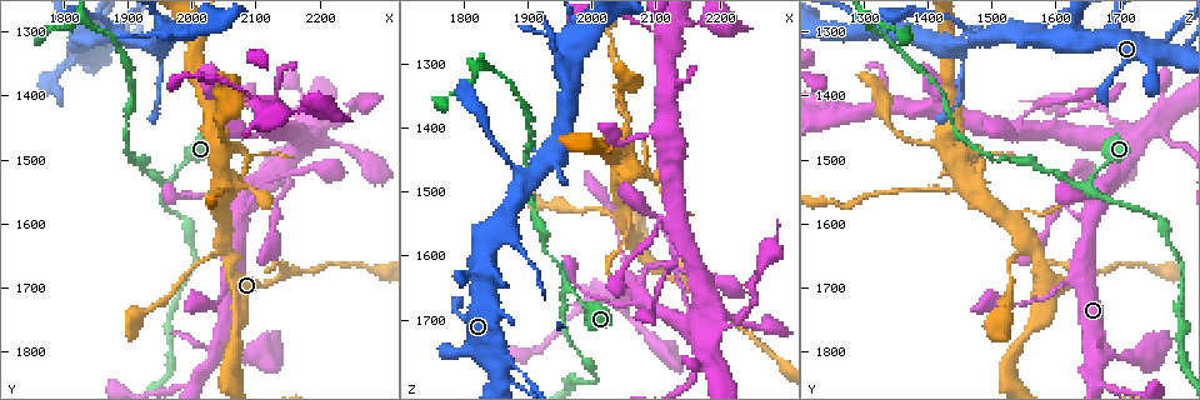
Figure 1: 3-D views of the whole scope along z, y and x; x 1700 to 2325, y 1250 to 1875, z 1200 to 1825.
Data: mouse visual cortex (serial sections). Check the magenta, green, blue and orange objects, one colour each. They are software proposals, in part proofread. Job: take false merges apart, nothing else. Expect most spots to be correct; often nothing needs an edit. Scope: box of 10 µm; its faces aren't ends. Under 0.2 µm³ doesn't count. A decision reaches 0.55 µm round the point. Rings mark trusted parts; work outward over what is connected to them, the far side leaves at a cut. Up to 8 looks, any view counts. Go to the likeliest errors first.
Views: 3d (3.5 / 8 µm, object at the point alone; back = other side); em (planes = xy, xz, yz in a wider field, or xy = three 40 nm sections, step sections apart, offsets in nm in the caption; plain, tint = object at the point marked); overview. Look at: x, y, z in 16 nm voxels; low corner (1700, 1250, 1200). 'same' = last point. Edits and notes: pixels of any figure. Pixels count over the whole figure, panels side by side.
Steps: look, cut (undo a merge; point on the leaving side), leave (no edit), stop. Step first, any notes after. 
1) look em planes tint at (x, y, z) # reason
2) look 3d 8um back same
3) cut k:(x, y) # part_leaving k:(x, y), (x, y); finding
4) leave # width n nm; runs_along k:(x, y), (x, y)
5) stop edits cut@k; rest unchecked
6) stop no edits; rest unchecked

look 3d 8um at (1965, 1540, 1645) # branch point

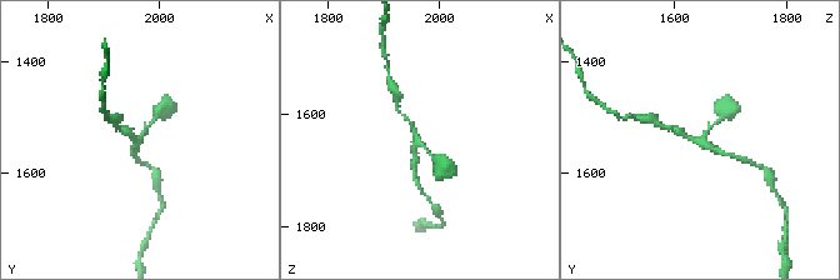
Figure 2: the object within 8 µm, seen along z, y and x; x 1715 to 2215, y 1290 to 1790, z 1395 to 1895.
look 3d 3.5um same # closer look

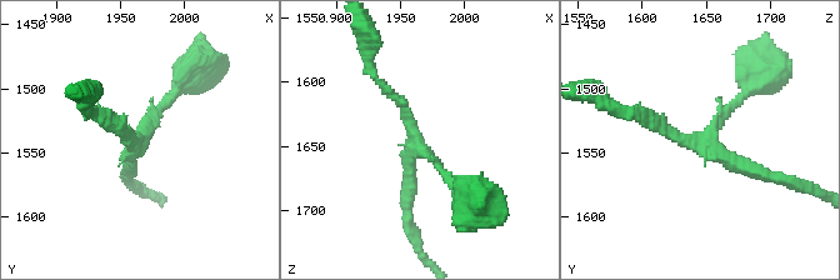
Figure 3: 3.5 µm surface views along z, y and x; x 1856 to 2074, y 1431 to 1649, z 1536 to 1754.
look em xy step 5 tint at (1962, 1540, 1650) # now the EM

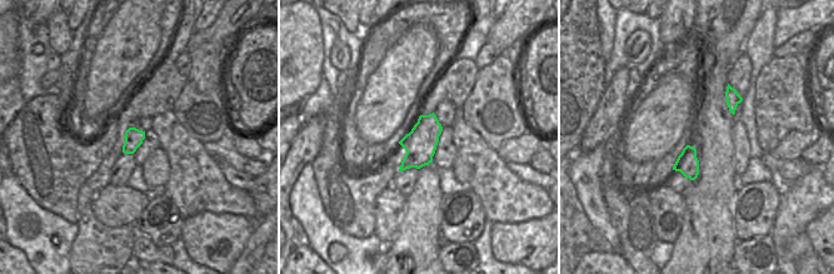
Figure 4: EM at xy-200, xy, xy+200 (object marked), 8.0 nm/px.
leave # continuous, no second cell

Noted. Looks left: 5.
look 3d 3.5um at (2120, 1430, 1250) # narrows sharply

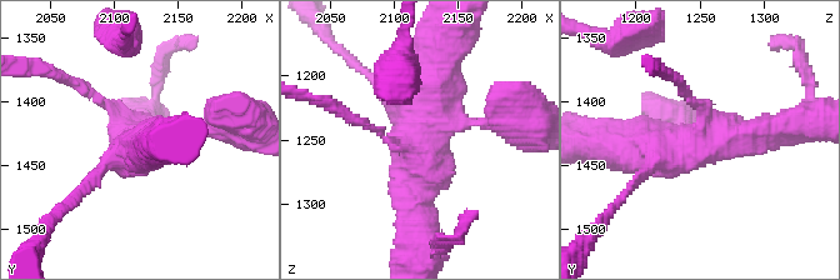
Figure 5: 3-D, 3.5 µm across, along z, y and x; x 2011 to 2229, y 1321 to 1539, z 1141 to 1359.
look em xy step 2 tint at (2120, 1430, 1248)

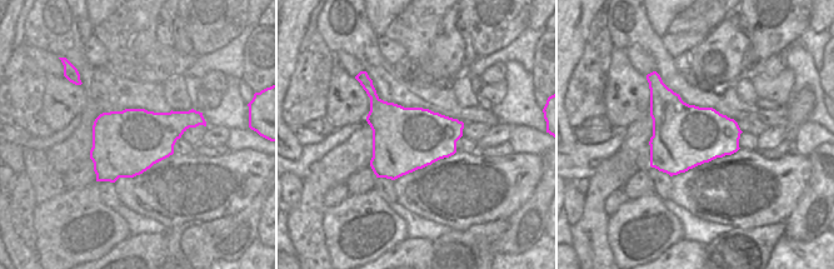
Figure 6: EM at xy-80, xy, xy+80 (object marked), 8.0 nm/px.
leave # runs_along 5:(418, 218), (418, 138), (494, 121); all the same cell

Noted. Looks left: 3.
look 3d 3.5um back at (1820, 1295, 1630) # thin arm on a thick one

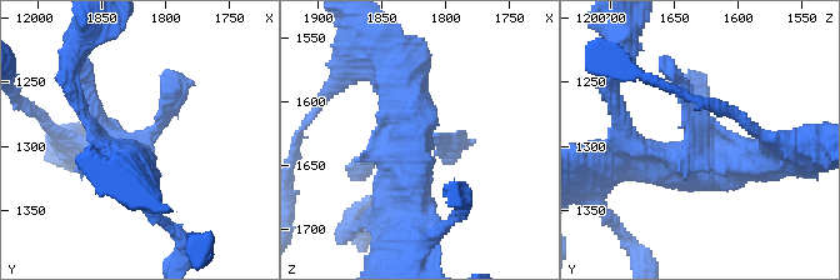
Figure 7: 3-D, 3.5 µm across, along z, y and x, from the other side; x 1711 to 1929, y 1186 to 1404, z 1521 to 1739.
look em xy step 2 plain at (1820, 1300, 1626) # now the EM

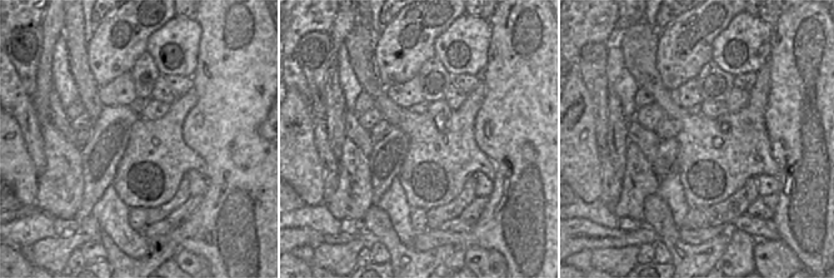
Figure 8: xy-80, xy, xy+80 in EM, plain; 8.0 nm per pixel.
look em xy step 2 tint same

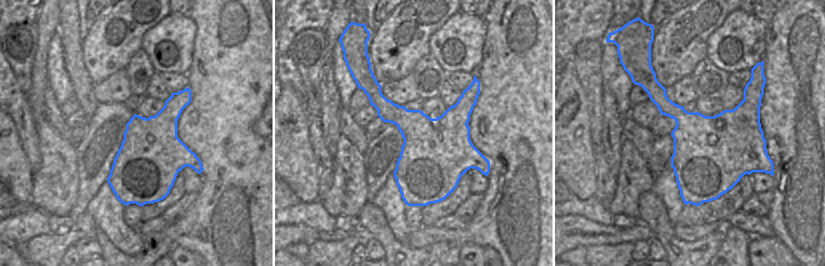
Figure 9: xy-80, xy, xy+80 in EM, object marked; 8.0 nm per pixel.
leave # runs_along 7:(414, 221), (406, 84), (383, 61); continuous, no second cell

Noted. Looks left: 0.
stop no edits; rest unchecked

